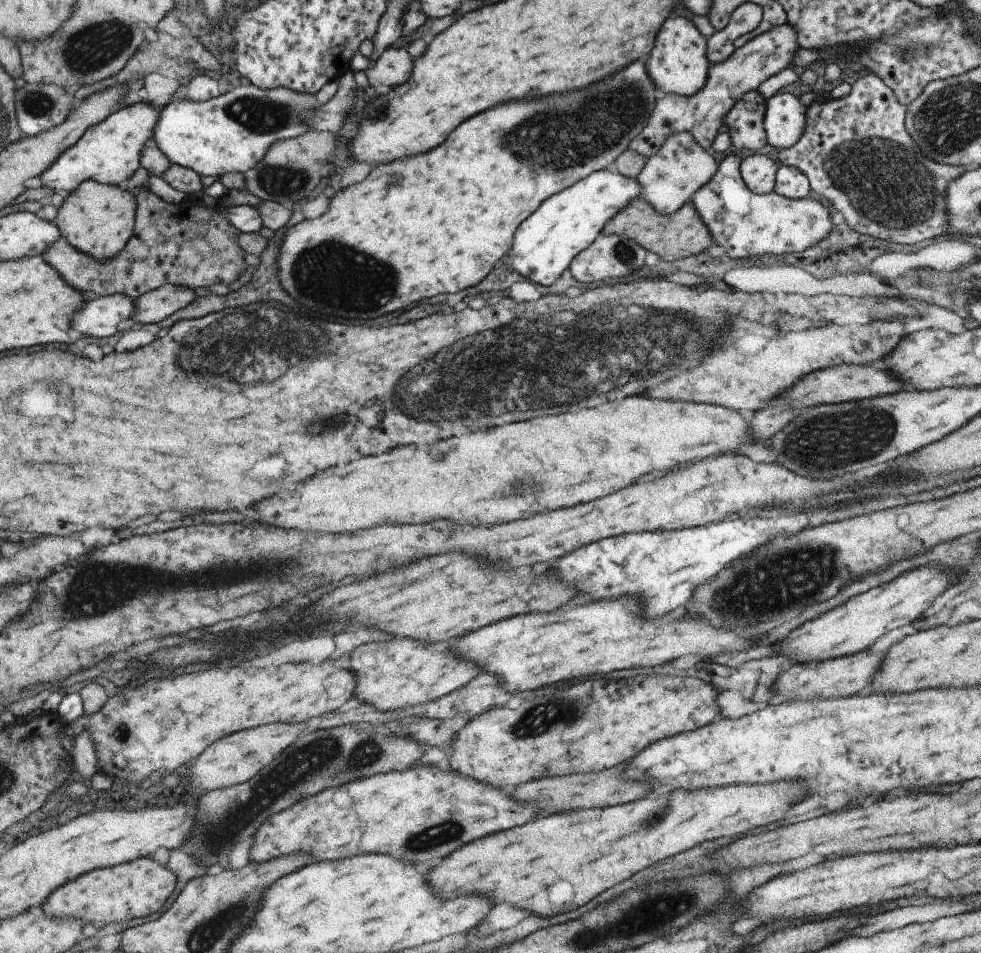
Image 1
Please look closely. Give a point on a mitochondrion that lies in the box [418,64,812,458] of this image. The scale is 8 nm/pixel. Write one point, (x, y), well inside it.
(560, 136)

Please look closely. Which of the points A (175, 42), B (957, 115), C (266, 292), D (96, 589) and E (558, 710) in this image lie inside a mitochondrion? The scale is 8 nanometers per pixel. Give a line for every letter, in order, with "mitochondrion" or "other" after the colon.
A: other
B: mitochondrion
C: mitochondrion
D: mitochondrion
E: mitochondrion

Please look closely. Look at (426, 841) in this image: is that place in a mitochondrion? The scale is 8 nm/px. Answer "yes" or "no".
yes

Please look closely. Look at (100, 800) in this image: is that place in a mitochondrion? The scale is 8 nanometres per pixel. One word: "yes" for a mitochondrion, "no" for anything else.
no

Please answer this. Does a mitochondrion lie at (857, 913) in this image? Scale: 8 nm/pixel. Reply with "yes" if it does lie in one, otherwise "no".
no

